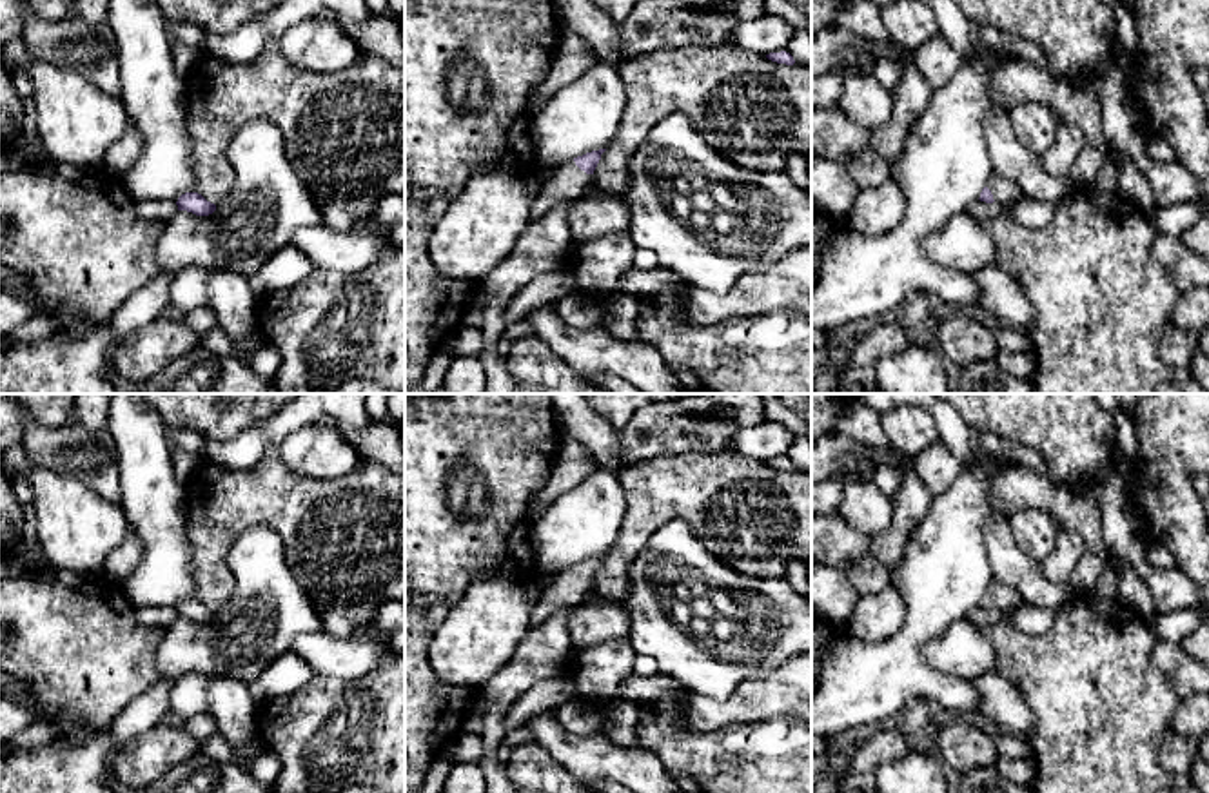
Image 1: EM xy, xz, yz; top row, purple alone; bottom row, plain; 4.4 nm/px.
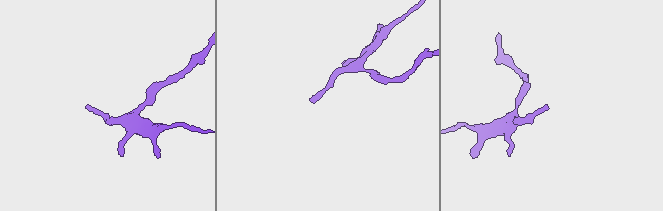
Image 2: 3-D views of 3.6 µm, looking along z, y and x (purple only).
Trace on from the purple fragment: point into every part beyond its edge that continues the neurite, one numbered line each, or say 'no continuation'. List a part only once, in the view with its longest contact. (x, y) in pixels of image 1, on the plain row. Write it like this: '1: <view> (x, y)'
1: xz (569, 588)

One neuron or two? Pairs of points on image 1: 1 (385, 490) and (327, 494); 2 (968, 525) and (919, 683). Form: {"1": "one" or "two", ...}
{"1": "one", "2": "one"}

